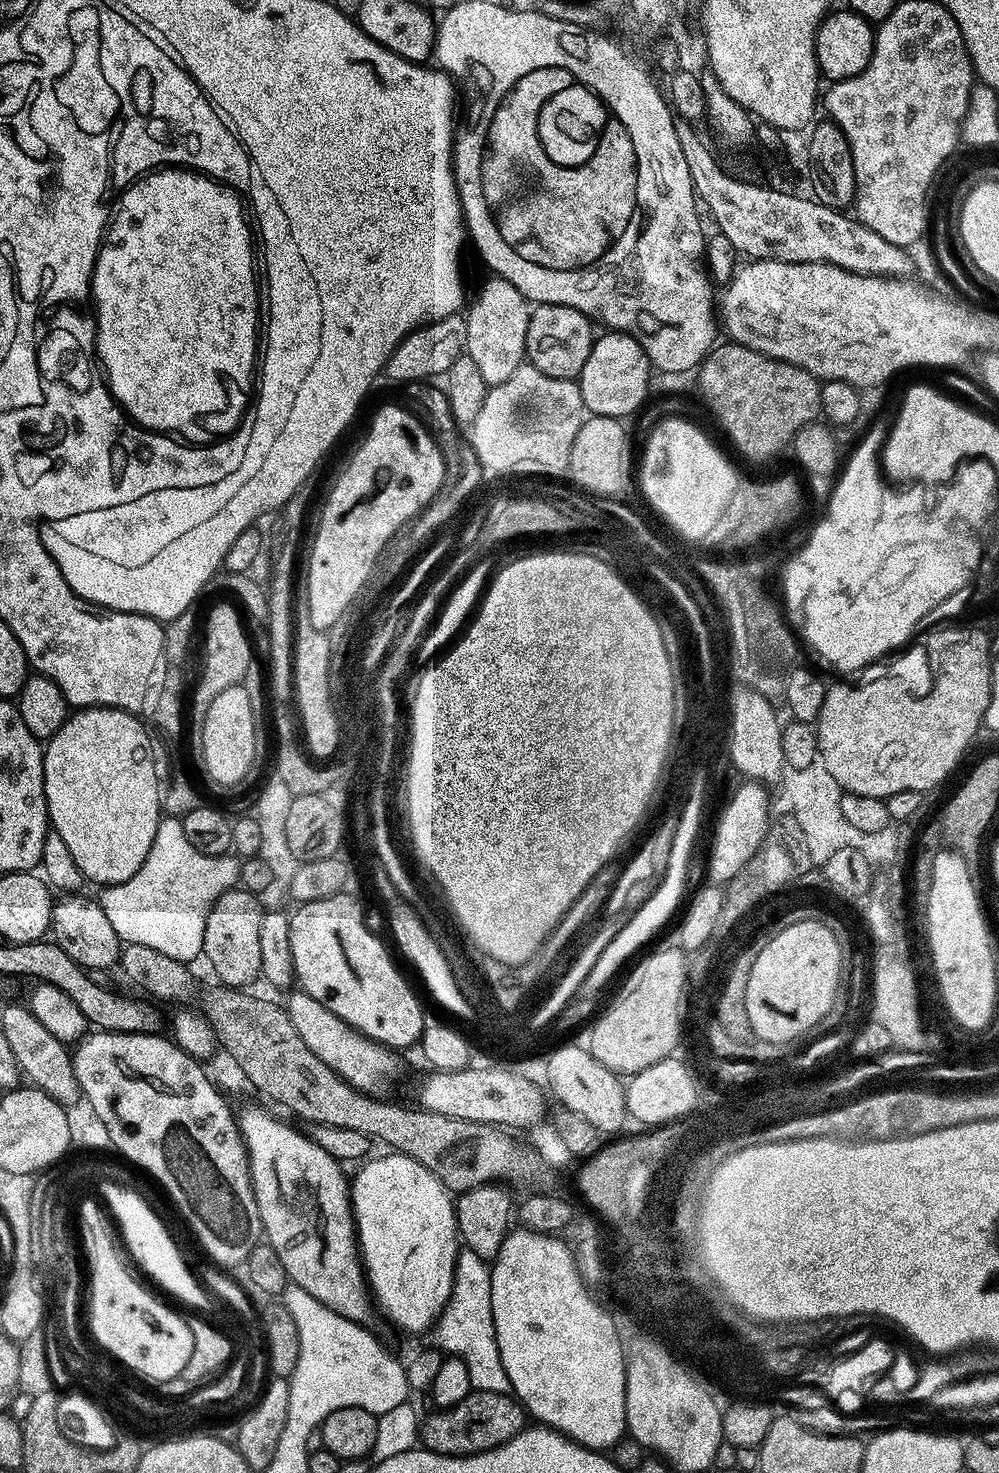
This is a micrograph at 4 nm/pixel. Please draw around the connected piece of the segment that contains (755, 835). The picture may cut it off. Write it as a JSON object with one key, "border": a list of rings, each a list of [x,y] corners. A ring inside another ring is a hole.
{"border":[[[746,780],[743,783],[737,788],[722,812],[710,854],[708,874],[714,883],[721,884],[721,886],[734,880],[735,876],[741,872],[742,866],[747,864],[757,852],[772,822],[772,817],[770,818],[772,796],[767,792],[769,789],[759,781]]]}

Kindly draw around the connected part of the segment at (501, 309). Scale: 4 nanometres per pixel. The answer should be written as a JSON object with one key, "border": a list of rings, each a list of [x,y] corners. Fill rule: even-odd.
{"border":[[[492,276],[481,286],[472,309],[466,312],[464,347],[490,386],[506,382],[525,363],[526,330],[531,317],[529,300],[510,281]]]}

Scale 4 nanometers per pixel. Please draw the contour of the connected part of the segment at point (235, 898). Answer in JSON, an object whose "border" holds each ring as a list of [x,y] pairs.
{"border":[[[237,886],[227,892],[223,892],[212,903],[212,909],[208,912],[206,926],[204,927],[203,959],[208,959],[210,967],[216,971],[215,978],[221,985],[229,988],[247,989],[258,980],[260,967],[262,966],[262,949],[258,940],[259,931],[262,930],[262,918],[264,912],[255,895],[245,892]]]}

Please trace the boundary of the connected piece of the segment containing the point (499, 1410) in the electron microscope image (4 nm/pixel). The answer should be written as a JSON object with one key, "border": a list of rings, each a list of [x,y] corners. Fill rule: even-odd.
{"border":[[[474,1390],[466,1398],[462,1398],[462,1402],[433,1413],[433,1416],[425,1415],[419,1425],[419,1443],[427,1451],[443,1456],[476,1456],[480,1452],[489,1452],[499,1444],[510,1442],[510,1438],[523,1432],[526,1427],[524,1405],[508,1392]]]}

